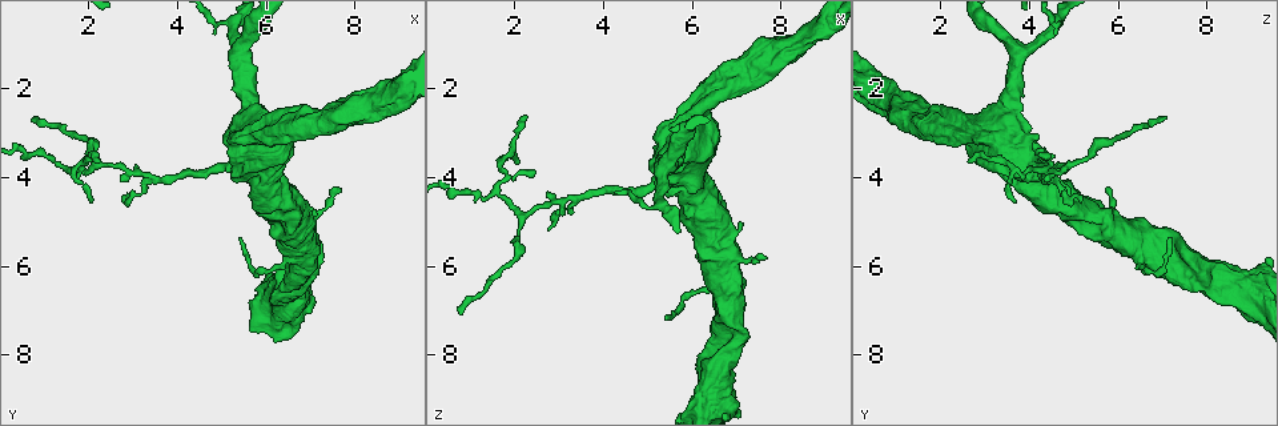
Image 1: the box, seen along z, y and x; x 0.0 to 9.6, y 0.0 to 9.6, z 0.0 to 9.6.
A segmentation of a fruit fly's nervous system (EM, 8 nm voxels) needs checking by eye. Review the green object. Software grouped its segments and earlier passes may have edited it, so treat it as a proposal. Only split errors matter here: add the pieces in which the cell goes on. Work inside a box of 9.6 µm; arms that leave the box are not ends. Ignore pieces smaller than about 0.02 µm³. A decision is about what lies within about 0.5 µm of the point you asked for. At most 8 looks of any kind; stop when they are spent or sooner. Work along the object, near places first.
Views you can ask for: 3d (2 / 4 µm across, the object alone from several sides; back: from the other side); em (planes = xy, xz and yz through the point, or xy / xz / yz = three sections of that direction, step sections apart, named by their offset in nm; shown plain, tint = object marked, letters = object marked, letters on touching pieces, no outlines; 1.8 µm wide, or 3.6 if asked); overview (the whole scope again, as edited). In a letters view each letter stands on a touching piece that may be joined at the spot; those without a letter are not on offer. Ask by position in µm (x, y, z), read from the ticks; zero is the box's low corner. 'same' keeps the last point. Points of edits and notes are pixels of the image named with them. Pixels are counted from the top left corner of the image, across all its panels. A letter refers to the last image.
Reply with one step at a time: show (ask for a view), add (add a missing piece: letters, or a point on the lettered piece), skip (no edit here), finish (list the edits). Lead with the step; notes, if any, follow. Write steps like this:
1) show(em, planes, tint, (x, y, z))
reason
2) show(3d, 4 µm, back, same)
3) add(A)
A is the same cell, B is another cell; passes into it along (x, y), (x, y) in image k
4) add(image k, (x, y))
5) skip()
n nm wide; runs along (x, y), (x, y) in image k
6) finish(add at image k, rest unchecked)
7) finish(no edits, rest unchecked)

show(3d, 2 µm, (0.70, 2.65, 7.05))
tapers out

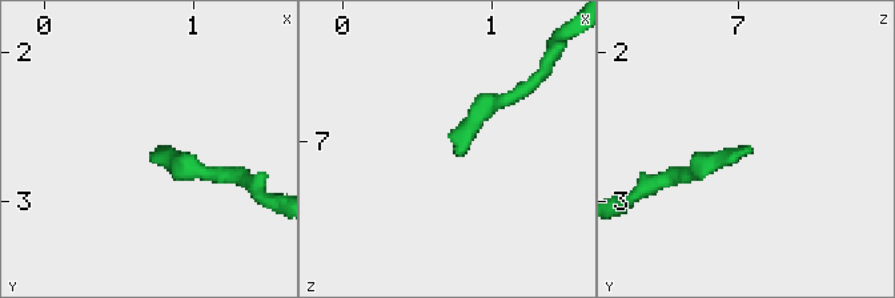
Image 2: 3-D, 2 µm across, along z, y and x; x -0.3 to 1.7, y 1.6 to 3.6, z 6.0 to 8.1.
show(em, planes, letters, (0.74, 2.66, 7.08))
now the EM

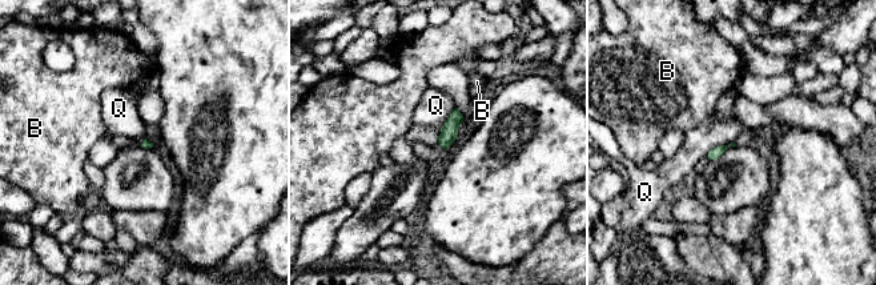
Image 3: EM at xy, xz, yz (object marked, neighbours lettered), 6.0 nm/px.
skip()
Q touches over 200 nm; B and Q are other cells; border along (454, 107), (438, 135) in image 3; none of them fits

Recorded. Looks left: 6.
show(em, yz, step 16, tint, (2.80, 4.50, 5.20))
branch stops here

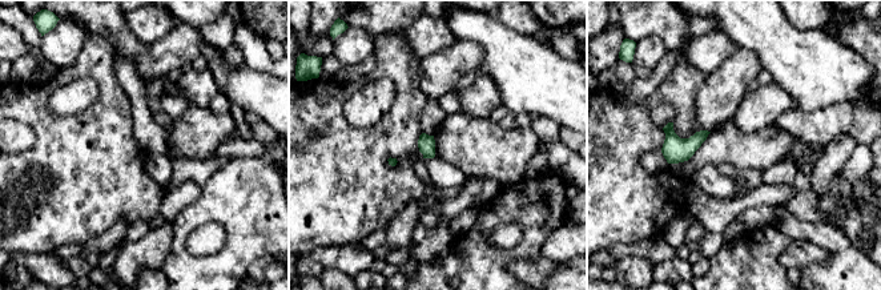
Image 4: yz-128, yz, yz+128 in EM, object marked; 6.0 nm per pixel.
show(em, planes, letters, same)

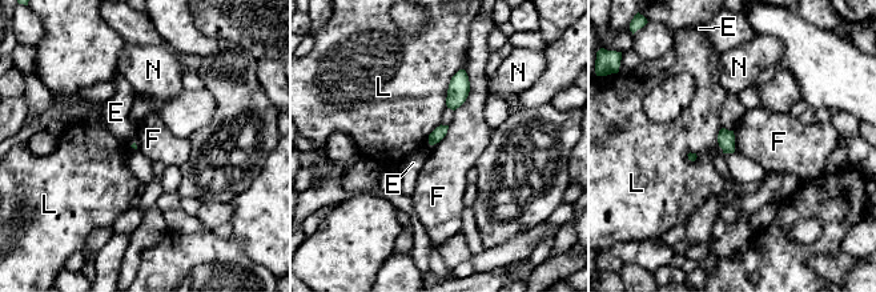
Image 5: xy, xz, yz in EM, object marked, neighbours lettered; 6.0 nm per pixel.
skip()
E, F, L and N are other cells; border along (465, 70), (469, 95), (454, 111) in image 5; no lettered piece goes on from it

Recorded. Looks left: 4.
show(em, 3.6 µm, planes, tint, (5.30, 3.75, 4.10))
thick turns thin

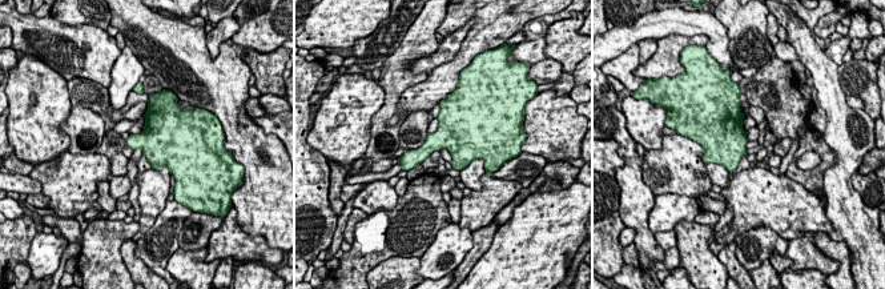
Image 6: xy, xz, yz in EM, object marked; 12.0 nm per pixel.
show(em, 3.6 µm, planes, letters, same)

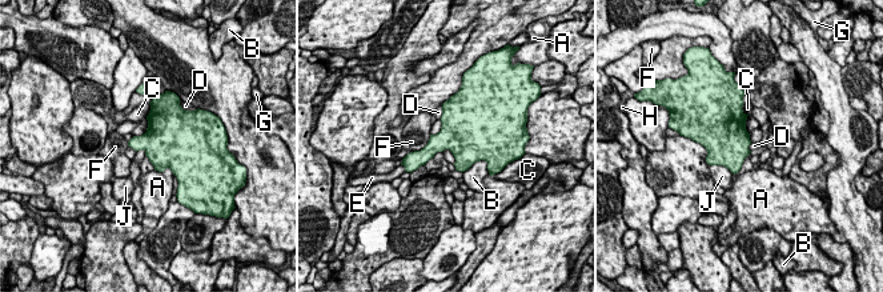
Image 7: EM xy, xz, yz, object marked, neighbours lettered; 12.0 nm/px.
skip()
A, B, C, D, E, F, G, H and J are other cells; border along (442, 150), (452, 154), (454, 163) in image 7; no lettered piece goes on from it

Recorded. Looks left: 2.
show(em, yz, step 4, tint, (5.45, 5.40, 7.20))
thin end

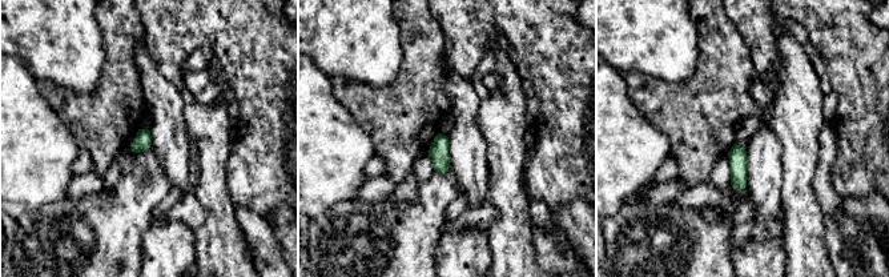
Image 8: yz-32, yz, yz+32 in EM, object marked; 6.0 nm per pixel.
show(em, planes, letters, same)
cut it another way

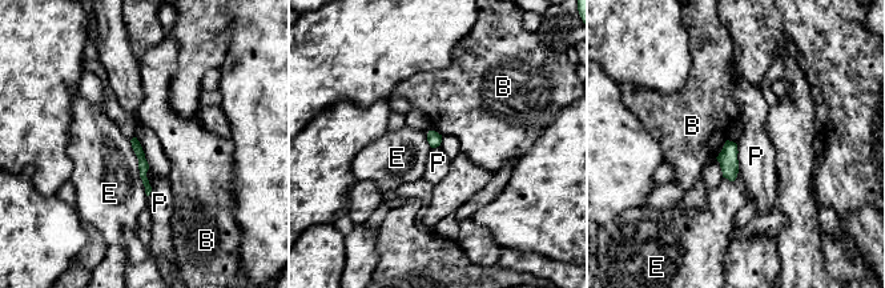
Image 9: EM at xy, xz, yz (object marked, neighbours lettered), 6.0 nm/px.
skip()
B, E and P are other cells; runs along (135, 142), (148, 190) in image 9; none of them fits

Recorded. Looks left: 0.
finish(no edits, rest unchecked)

